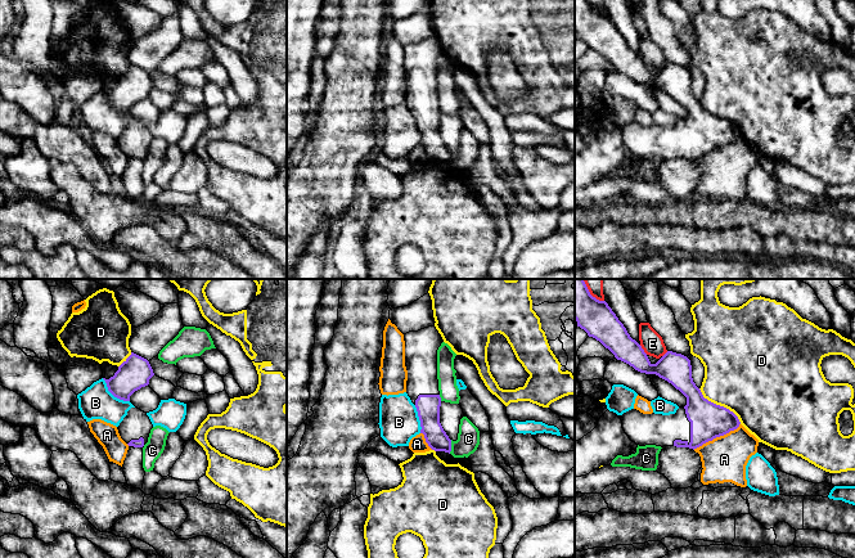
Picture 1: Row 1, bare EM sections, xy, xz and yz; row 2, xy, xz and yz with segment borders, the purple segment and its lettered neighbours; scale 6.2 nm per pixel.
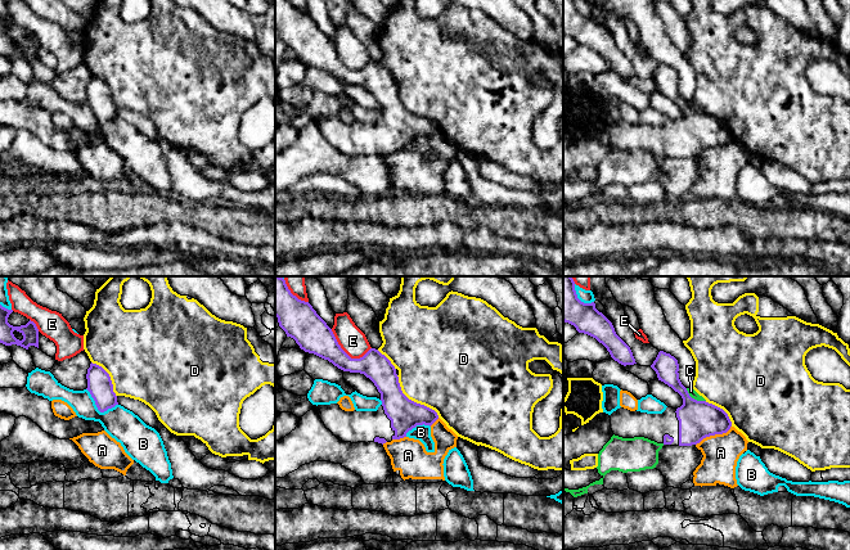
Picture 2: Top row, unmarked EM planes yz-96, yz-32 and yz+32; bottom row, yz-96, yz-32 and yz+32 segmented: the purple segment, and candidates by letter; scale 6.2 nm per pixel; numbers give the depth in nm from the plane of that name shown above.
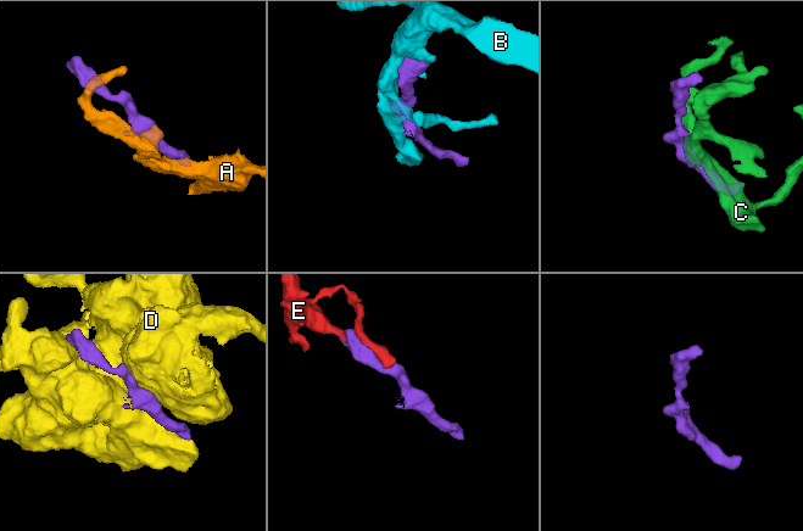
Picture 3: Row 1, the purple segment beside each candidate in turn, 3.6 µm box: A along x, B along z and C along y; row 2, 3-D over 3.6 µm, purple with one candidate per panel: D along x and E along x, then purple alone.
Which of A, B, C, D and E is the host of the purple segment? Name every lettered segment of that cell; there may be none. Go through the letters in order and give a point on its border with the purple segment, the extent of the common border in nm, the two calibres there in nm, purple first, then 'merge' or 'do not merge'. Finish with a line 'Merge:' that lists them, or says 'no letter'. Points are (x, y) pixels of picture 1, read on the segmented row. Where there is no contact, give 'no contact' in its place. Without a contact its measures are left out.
A: meets purple in yz at (716, 436); contact 340 nm long; 220 nm thick on the purple side, 280 nm on the other; do not merge
B: meets purple in xy at (113, 395); contact 220 nm long; 200 nm thick on the purple side, 200 nm on the other; do not merge
C: meets purple in xz at (450, 446); contact 90 nm long; 140 nm thick on the purple side, 140 nm on the other; do not merge
D: meets purple in yz at (719, 405); contact 340 nm long; 220 nm thick on the purple side, 480 nm on the other; do not merge
E: meets purple in yz at (643, 350); contact 80 nm long; 190 nm thick on the purple side, 140 nm on the other; do not merge
Merge: no letter

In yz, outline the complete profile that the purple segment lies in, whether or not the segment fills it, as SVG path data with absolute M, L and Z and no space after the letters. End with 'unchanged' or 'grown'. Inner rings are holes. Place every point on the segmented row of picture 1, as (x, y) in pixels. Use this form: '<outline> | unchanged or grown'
M575 279L575 320L577 327L599 341L617 360L640 373L658 375L687 397L687 405L675 414L643 414L631 409L620 415L625 433L636 445L694 450L739 427L741 422L733 411L703 397L693 382L692 365L687 356L667 351L652 364L608 303L590 294L584 279Z | grown

